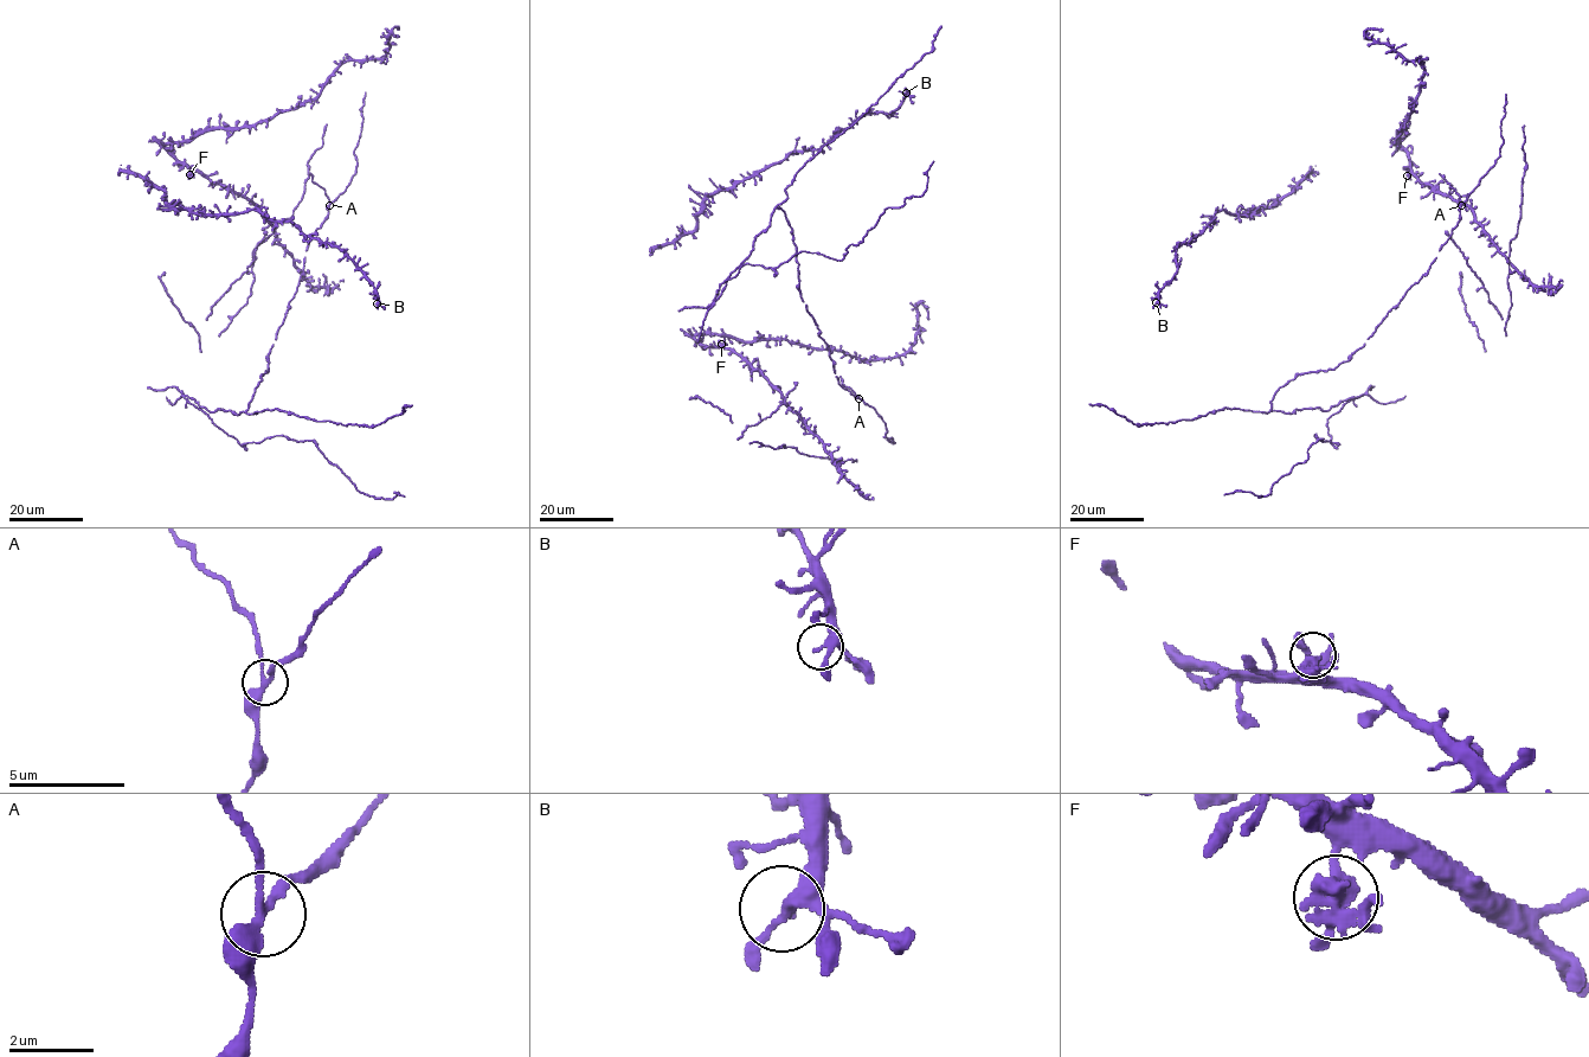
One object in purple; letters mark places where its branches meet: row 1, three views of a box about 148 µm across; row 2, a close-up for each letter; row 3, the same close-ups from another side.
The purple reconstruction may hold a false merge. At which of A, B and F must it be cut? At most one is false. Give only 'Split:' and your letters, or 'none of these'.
Split: A

